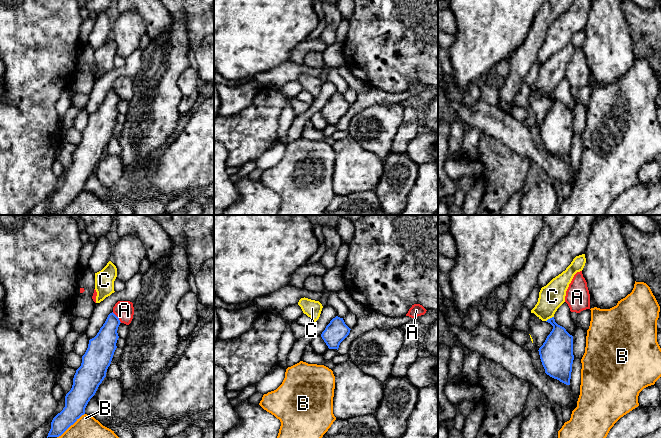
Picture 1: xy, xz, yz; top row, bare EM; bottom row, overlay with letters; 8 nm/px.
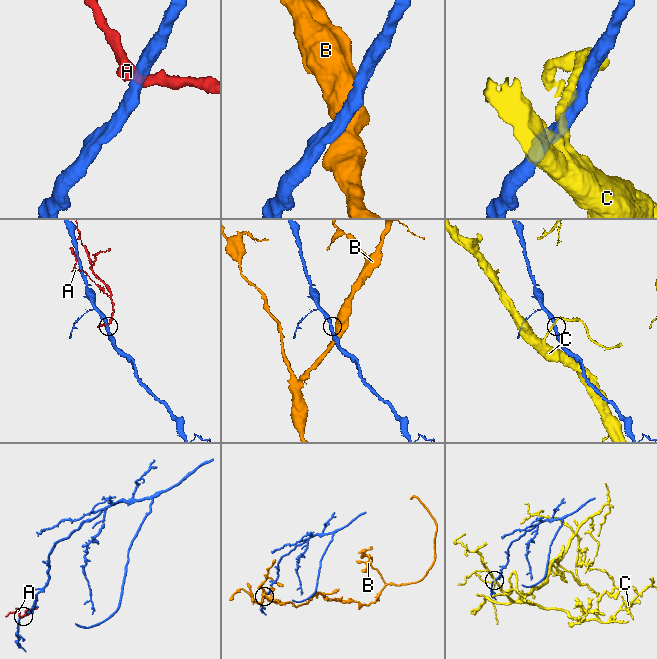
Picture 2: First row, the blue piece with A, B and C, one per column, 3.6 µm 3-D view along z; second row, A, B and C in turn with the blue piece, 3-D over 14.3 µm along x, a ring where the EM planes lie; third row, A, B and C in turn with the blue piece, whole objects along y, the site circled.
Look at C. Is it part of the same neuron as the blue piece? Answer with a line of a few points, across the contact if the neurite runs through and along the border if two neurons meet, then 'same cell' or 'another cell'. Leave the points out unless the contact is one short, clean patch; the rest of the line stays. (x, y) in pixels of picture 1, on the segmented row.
line yz (553, 316), (546, 321); another cell

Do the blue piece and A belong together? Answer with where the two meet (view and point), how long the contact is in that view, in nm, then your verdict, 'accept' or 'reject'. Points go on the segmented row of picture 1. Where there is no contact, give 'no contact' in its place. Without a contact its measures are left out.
meets blue in xy at (117, 317); contact 120 nm long; reject

